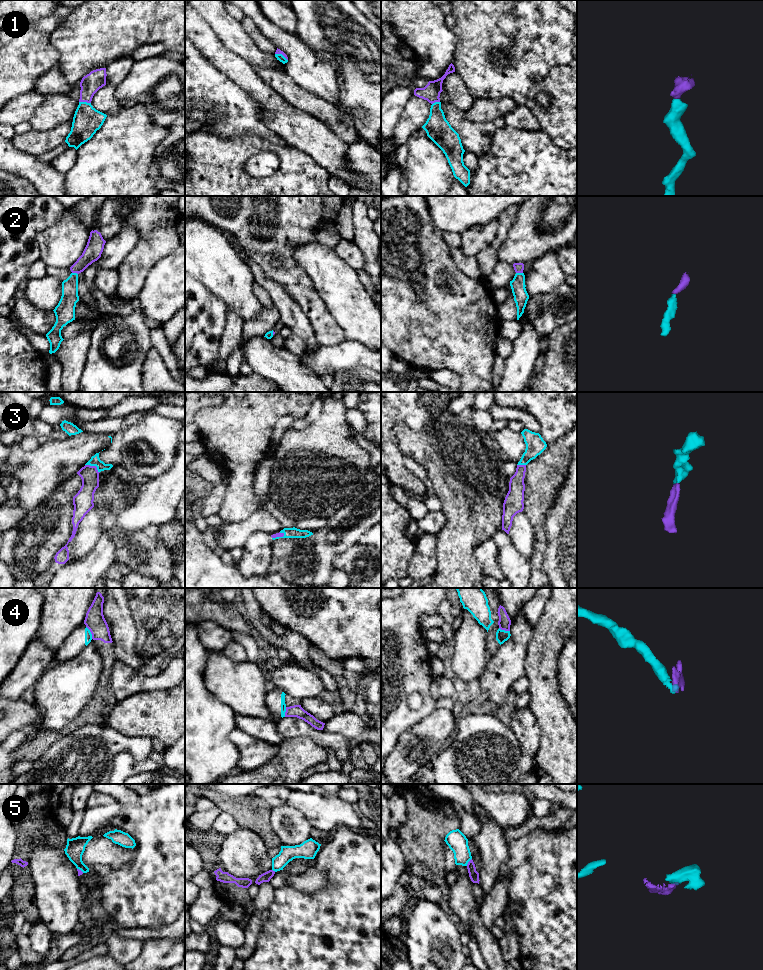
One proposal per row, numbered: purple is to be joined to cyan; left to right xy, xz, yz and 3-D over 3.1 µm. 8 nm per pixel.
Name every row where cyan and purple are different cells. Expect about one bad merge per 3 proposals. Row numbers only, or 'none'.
4, 5

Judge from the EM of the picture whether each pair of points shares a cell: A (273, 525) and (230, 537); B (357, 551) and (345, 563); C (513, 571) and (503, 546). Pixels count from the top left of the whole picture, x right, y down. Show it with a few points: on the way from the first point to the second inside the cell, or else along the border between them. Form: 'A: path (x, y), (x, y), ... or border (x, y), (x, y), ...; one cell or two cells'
A: path (262, 525), (251, 525), (241, 531); one cell
B: path (354, 554), (348, 560); one cell
C: path (513, 565), (506, 552); one cell

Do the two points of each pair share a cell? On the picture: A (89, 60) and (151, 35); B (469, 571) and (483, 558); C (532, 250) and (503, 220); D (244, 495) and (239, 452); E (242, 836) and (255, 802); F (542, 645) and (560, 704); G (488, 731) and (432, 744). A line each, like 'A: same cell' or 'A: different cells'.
A: same cell
B: different cells
C: different cells
D: same cell
E: different cells
F: same cell
G: different cells

